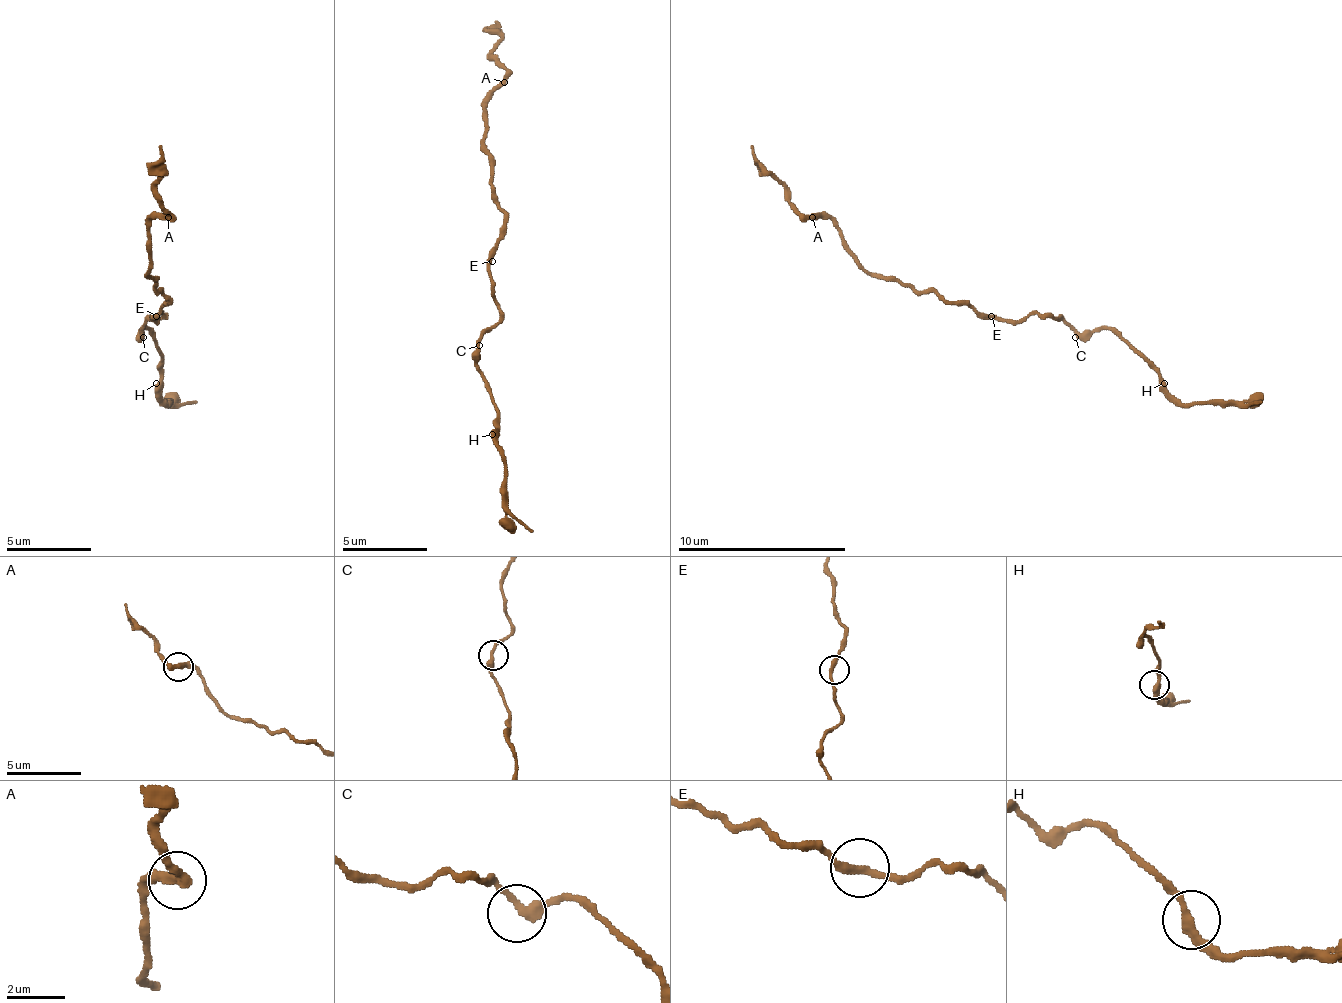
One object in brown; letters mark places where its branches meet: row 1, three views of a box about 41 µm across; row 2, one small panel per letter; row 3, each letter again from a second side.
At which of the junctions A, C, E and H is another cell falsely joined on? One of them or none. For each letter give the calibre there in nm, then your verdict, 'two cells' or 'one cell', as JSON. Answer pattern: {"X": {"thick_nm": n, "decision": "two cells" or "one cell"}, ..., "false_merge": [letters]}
{"A": {"thick_nm": 300, "decision": "one cell"}, "C": {"thick_nm": 320, "decision": "one cell"}, "E": {"thick_nm": 260, "decision": "one cell"}, "H": {"thick_nm": 300, "decision": "one cell"}, "false_merge": []}

